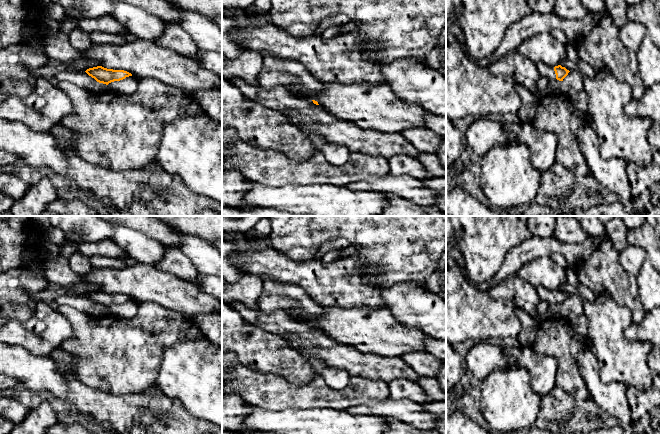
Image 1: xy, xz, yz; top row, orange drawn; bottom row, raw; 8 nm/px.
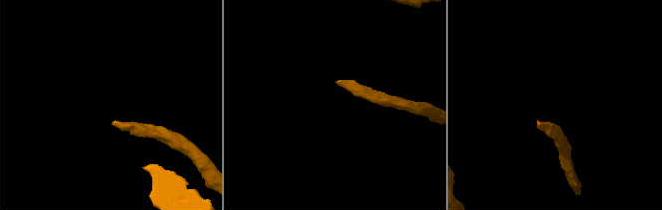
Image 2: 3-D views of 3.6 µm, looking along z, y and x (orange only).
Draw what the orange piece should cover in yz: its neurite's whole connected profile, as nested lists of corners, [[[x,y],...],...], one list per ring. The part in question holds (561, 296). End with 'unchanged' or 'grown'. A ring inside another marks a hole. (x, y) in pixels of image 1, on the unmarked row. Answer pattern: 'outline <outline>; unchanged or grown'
outline [[[538,287],[538,295],[542,299],[542,301],[547,303],[554,303],[556,302],[559,305],[563,305],[563,303],[568,299],[570,296],[565,291],[561,289],[555,290],[554,292],[546,290],[543,287]]]; grown

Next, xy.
outline [[[102,290],[89,292],[85,295],[89,300],[94,302],[97,306],[108,309],[114,305],[120,305],[126,301],[132,300],[131,297],[124,294],[107,293]]]; unchanged

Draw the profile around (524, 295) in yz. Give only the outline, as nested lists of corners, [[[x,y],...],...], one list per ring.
[[[517,274],[508,276],[487,291],[493,299],[508,299],[516,308],[528,312],[536,321],[540,321],[537,310],[540,302],[537,289],[530,283],[520,279]]]

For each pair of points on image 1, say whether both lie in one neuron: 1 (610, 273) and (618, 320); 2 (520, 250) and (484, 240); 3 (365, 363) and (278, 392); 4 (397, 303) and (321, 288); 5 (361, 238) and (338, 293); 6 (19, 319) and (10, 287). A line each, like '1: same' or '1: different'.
1: different
2: different
3: different
4: different
5: different
6: different

